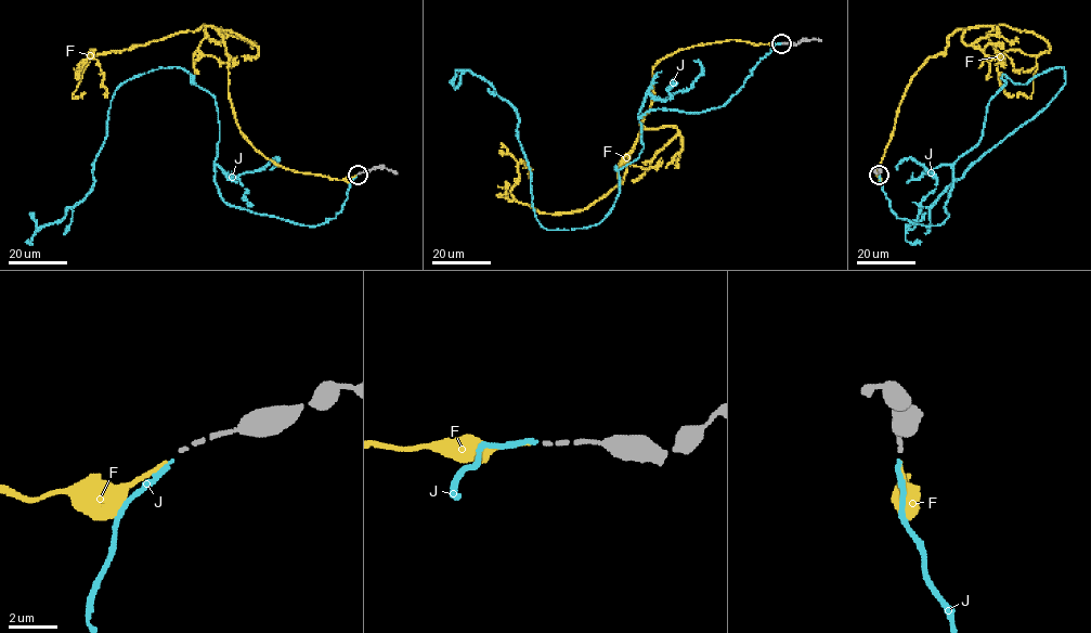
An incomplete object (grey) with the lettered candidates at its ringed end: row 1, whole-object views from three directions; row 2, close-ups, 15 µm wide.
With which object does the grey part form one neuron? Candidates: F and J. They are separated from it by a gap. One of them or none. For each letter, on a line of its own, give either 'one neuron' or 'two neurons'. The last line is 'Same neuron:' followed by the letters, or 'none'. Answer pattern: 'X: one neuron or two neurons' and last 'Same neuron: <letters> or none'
F: one neuron
J: two neurons
Same neuron: F

